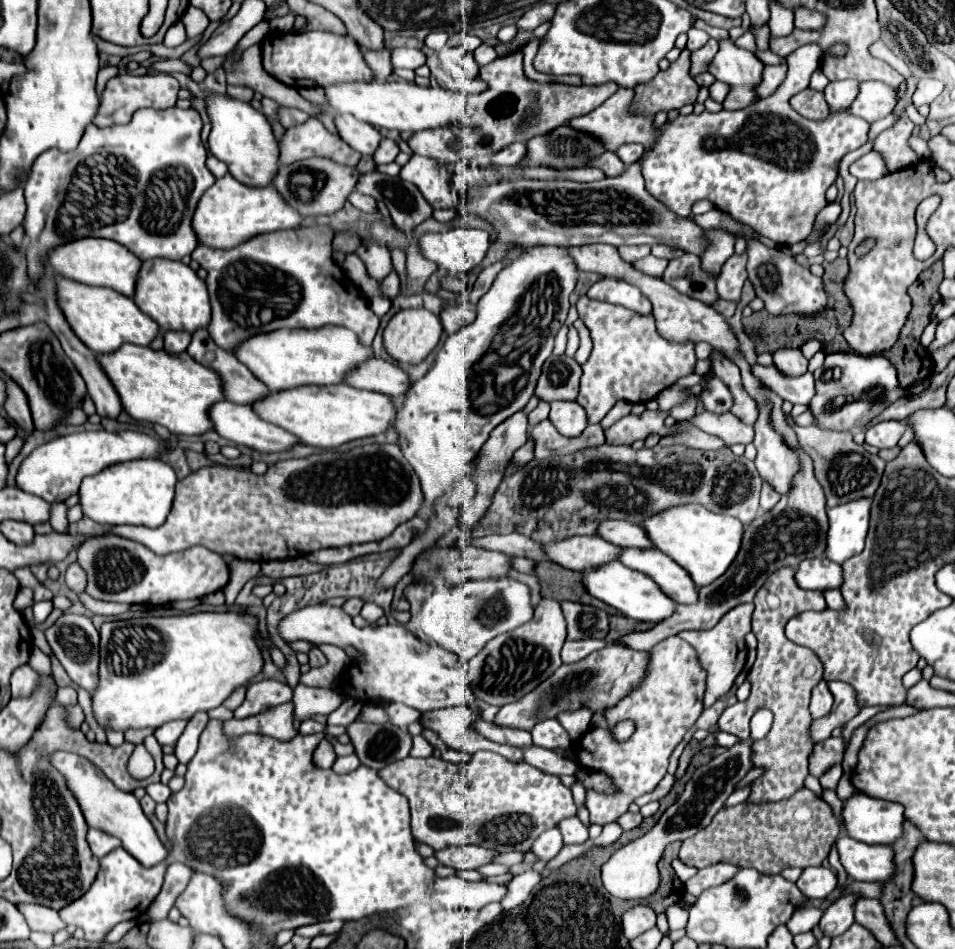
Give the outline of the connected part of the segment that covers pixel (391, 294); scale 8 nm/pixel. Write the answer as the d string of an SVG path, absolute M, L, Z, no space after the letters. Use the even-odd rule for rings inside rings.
M392 271L386 279L382 279L382 287L380 289L384 291L384 295L388 299L394 299L398 295L398 285L400 285L400 277L398 277L396 271Z

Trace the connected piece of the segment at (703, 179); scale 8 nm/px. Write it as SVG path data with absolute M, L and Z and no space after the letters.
M806 43L798 47L794 53L786 57L788 75L784 83L770 97L758 99L744 109L736 109L736 111L722 109L718 113L702 111L700 115L690 113L686 117L678 115L674 121L654 127L654 117L630 111L630 105L634 101L634 89L618 89L608 101L604 101L604 105L596 107L592 113L584 117L572 119L570 125L576 131L596 137L604 145L604 149L610 149L610 145L624 145L624 143L644 145L640 167L642 167L642 177L646 181L646 189L652 197L664 203L672 213L680 217L688 217L694 201L708 199L716 205L716 209L752 227L758 235L774 241L776 245L792 245L810 235L816 213L822 207L826 207L824 193L838 177L840 159L848 151L858 149L866 143L868 127L870 127L864 119L848 113L848 107L856 99L858 87L860 87L860 83L854 79L828 83L823 93L826 102L830 105L830 115L824 121L810 121L790 107L788 103L790 97L808 87L810 75L820 67L820 59L822 59L820 45Z

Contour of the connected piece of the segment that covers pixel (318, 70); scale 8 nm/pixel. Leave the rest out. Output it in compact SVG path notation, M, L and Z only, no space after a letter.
M308 31L300 35L268 33L262 41L262 63L274 79L296 89L326 87L342 81L372 81L374 77L352 37L340 37L328 31Z

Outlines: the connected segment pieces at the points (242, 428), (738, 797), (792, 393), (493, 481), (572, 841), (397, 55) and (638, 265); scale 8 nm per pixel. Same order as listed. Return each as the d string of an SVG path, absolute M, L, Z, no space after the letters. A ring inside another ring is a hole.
M218 401L216 405L212 405L212 409L208 409L208 417L212 421L212 429L236 443L236 445L246 445L246 447L252 447L252 449L258 449L258 451L264 451L264 453L274 453L274 451L284 451L288 447L292 447L294 443L300 443L292 433L286 433L282 427L276 427L272 423L266 423L262 421L248 405L236 405L236 403L230 403L230 401Z
M746 785L746 787L740 787L740 789L736 789L730 797L728 797L728 801L726 801L726 807L732 807L732 805L738 805L740 801L744 803L744 799L748 799L748 795L750 795L750 785Z
M754 365L752 373L764 383L768 385L776 395L780 395L784 401L790 401L792 405L802 403L808 405L808 401L812 399L814 393L814 377L810 371L806 371L800 377L788 377L784 373L780 373L776 369L776 365Z
M514 413L508 421L504 421L504 425L498 425L490 433L488 441L482 445L482 449L480 449L476 461L474 461L474 473L472 473L472 481L476 483L476 495L470 501L470 505L464 509L464 517L460 519L468 529L476 527L480 523L480 519L486 515L486 511L488 511L488 507L492 503L492 497L494 497L498 485L504 479L504 471L506 471L508 461L512 459L514 451L520 449L526 441L528 441L528 419L526 419L524 413Z
M570 817L568 821L562 821L558 829L562 831L566 845L580 845L588 841L588 829L582 825L578 817Z
M400 47L400 49L394 49L392 53L392 65L394 69L418 69L420 65L426 63L426 55L418 49L406 49L406 47Z
M646 255L646 257L642 257L642 259L632 261L632 267L634 267L636 271L644 273L644 275L662 277L662 273L664 273L664 265L666 265L666 263L668 263L666 259L658 259L658 257L654 257L654 255Z

